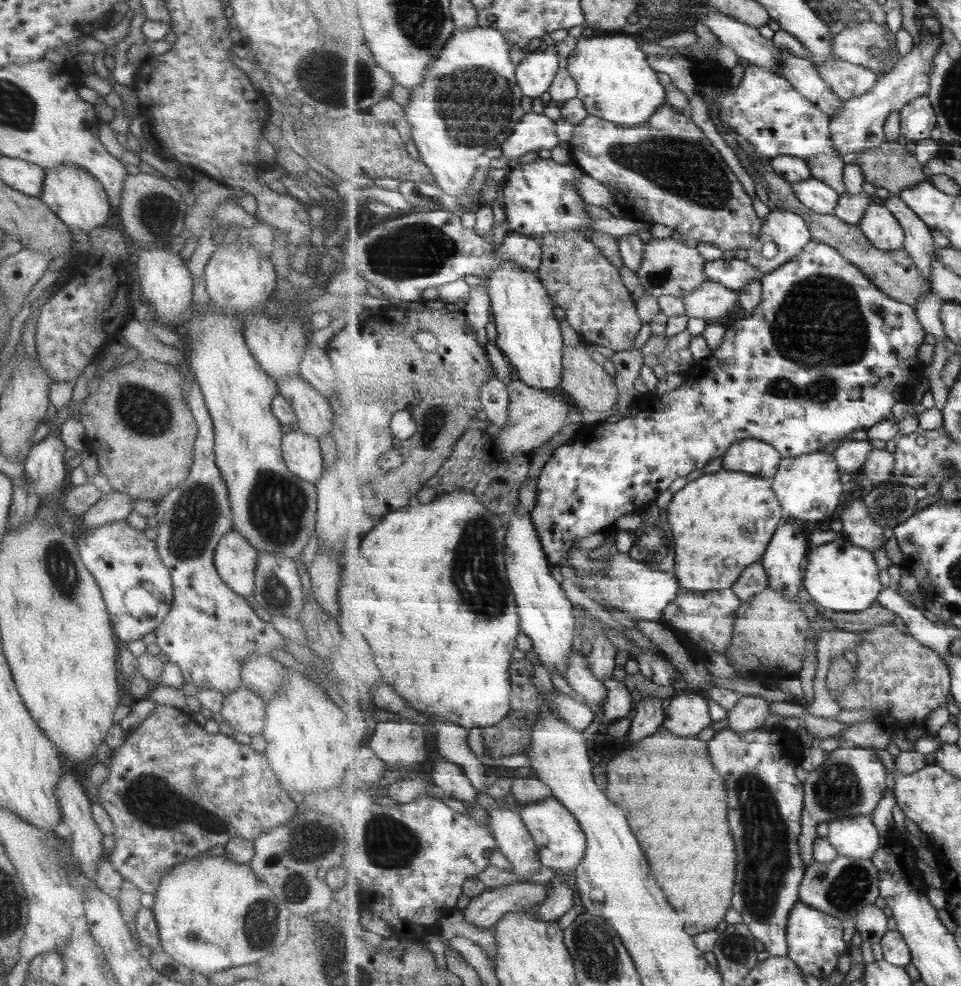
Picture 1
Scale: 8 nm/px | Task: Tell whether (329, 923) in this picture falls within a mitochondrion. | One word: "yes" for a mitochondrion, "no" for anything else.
yes

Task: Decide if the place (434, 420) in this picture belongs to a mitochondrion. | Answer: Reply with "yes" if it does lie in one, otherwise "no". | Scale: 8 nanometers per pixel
yes

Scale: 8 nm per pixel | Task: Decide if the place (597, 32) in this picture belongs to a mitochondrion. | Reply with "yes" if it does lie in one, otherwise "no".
no

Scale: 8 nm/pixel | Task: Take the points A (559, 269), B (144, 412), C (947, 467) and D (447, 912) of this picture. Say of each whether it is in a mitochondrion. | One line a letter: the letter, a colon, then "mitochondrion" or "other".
A: other
B: mitochondrion
C: mitochondrion
D: other

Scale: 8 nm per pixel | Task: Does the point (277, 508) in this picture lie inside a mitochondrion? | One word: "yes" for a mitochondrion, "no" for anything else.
yes

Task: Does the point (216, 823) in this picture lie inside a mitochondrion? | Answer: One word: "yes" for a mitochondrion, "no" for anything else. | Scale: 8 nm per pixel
yes

